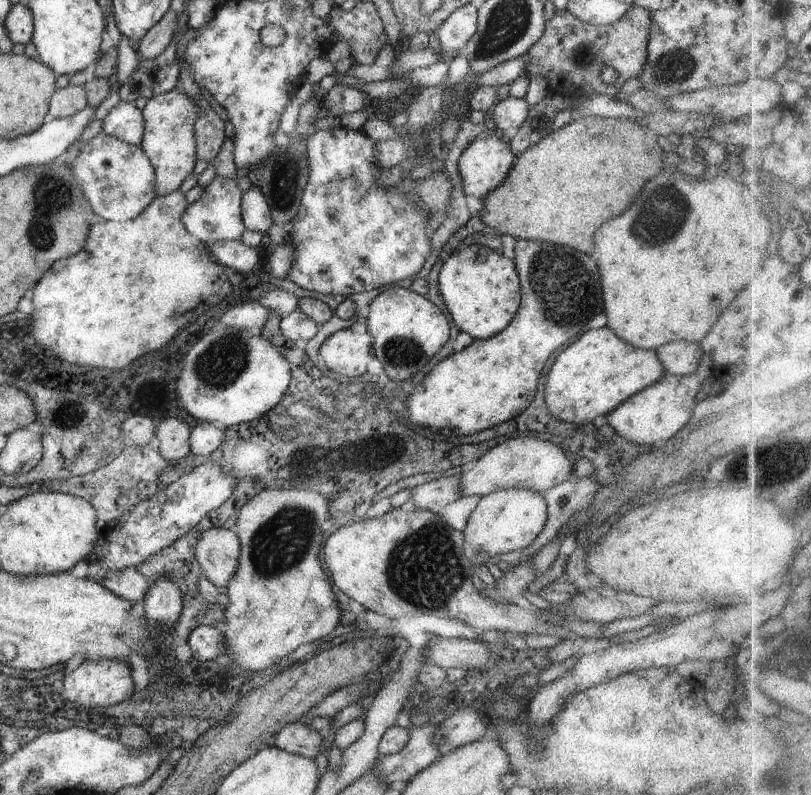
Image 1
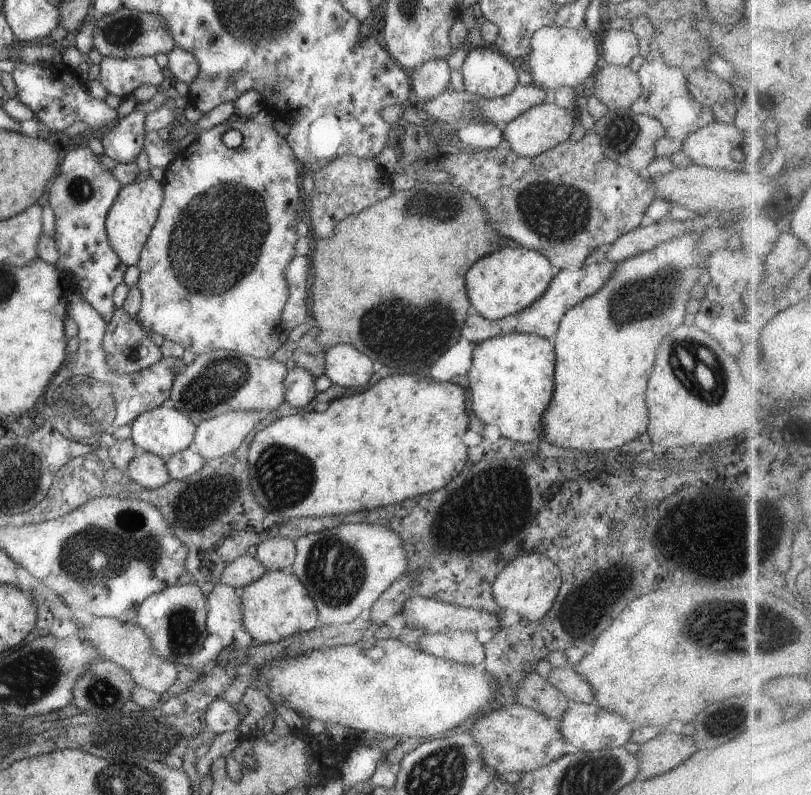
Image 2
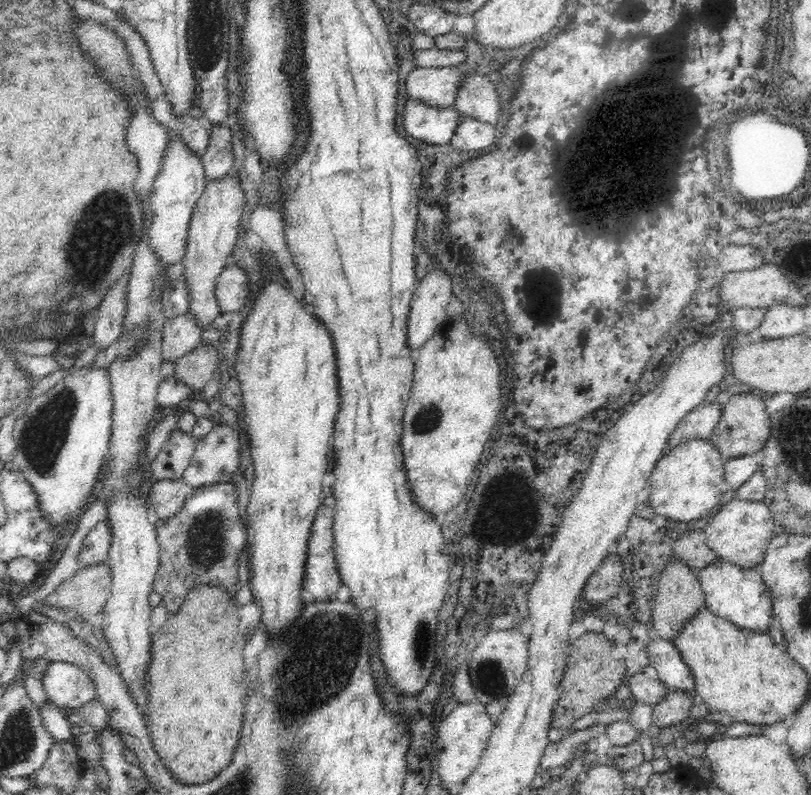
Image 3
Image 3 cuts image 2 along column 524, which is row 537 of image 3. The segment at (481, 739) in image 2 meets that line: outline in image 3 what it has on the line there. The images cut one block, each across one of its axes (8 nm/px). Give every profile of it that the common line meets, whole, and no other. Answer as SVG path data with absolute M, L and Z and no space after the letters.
M738 499L722 505L720 510L709 520L704 531L708 547L717 557L742 569L758 568L765 557L765 550L774 536L774 519L768 503Z

